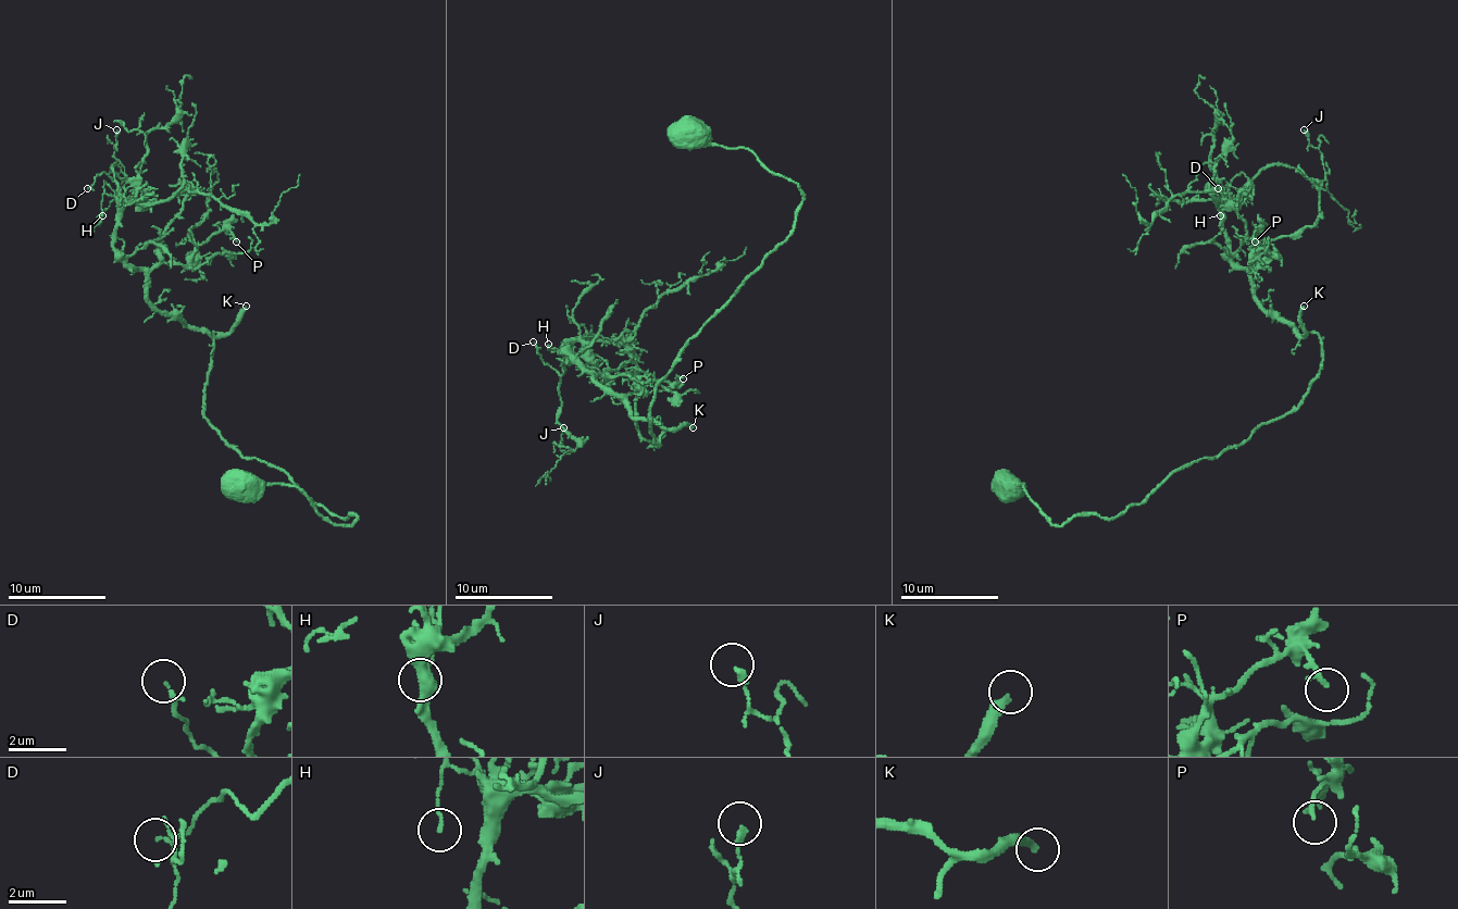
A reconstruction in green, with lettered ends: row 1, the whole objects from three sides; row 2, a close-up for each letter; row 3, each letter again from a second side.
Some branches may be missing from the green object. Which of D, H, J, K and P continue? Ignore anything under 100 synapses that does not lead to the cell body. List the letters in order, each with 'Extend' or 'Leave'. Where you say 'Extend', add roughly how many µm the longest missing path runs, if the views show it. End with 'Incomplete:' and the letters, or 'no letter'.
D: Leave
H: Leave
J: Leave
K: Extend. Missing length about 190 µm
P: Leave
Incomplete: K

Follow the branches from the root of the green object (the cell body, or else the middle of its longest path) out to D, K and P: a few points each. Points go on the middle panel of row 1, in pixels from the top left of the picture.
D: (690, 132), (746, 148), (802, 202), (658, 384), (658, 447), (656, 423), (533, 341)
K: (690, 132), (695, 141), (746, 148), (802, 197), (793, 232), (656, 388), (656, 445), (668, 430), (693, 427)
P: (690, 132), (746, 148), (802, 202), (793, 232), (658, 384), (658, 447), (663, 430), (595, 376), (683, 378)

